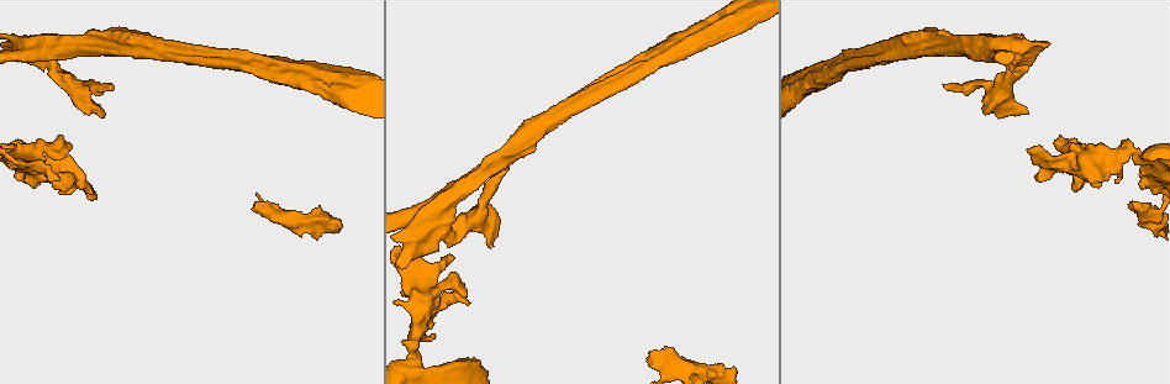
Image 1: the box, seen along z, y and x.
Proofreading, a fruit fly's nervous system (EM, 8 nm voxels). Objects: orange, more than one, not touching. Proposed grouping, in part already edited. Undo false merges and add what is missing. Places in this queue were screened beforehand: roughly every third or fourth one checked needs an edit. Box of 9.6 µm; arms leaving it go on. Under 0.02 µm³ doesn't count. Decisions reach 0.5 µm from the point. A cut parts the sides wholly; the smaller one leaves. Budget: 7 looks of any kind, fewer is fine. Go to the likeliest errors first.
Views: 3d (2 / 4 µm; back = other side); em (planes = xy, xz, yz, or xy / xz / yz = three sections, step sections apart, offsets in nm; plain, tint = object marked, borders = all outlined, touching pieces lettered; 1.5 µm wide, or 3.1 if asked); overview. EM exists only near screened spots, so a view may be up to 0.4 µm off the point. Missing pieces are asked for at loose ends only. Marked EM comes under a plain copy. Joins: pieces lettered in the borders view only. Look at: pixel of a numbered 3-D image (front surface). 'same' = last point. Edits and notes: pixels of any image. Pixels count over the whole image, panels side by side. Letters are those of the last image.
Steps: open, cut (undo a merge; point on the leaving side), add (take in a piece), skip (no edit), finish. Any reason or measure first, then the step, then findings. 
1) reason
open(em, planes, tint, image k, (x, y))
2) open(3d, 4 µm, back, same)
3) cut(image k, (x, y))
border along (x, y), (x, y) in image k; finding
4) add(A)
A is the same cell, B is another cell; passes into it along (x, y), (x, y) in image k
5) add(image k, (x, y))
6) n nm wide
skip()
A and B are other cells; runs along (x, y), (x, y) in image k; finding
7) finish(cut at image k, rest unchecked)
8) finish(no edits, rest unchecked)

an open end
open(em, planes, borders, image 1, (110, 84))

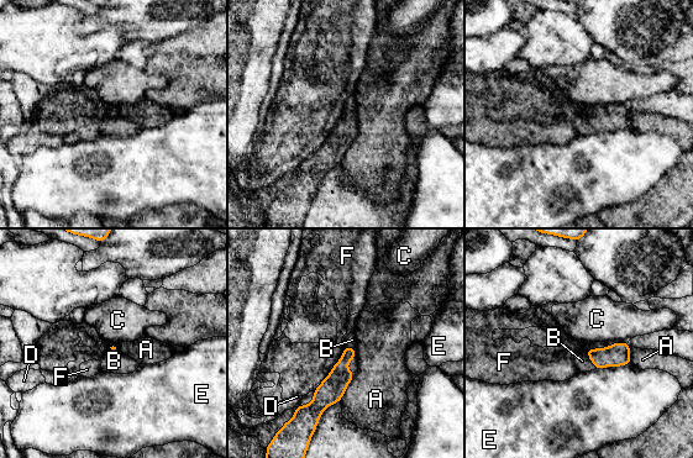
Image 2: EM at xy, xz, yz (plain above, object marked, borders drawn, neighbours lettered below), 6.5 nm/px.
A touches over 220 nm
add(B)
B is the same cell, A, C, D, E and F are other cells; the neuron continues

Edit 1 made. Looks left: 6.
branch stops here
open(3d, 4 µm, image 1, (58, 181))

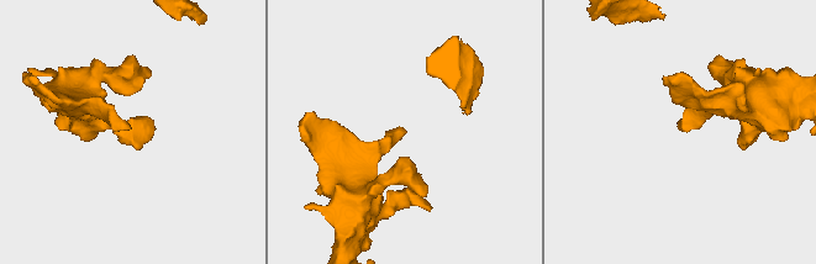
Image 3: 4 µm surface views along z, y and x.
now the EM
open(em, planes, borders, image 3, (127, 130))

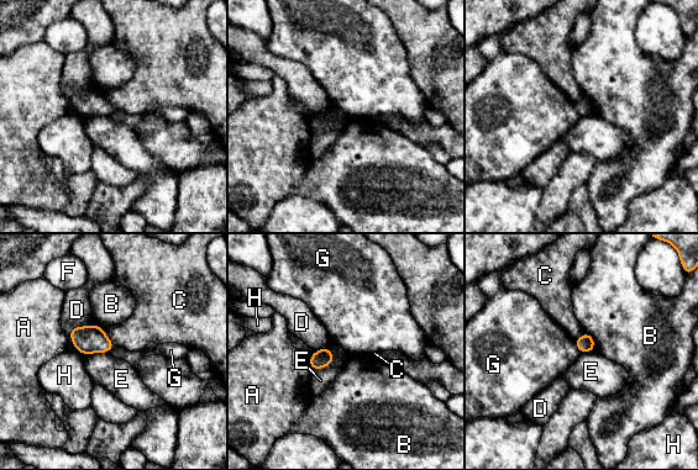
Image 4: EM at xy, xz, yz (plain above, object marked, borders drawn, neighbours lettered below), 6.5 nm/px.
110 nm wide
skip()
A, B, C, D, E, F, G and H are other cells; border along (573, 341), (581, 352) in image 4; none of them fits

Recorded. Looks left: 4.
free end
open(em, yz, step 4, tint, image 1, (257, 204))

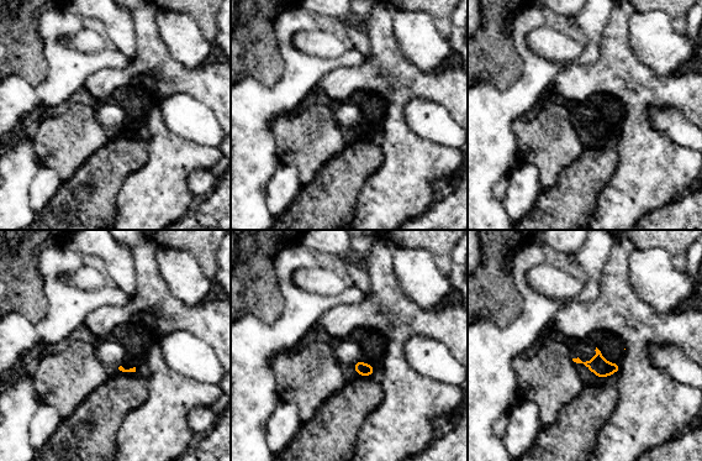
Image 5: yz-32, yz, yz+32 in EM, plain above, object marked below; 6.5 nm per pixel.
another direction
open(em, planes, borders, same)

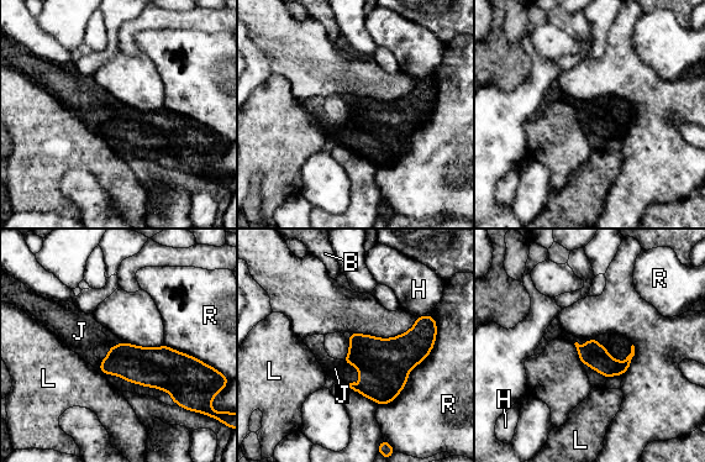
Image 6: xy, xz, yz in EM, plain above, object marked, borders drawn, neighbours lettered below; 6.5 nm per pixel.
add(J)
J is the same cell, B, H, L and R are other cells; passes into it along (137, 365), (100, 365), (80, 332) in image 6; the neuron continues

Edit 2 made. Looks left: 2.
finish(add at image 2, add at image 6, rest unchecked)

